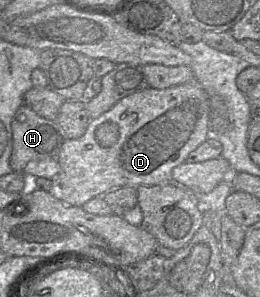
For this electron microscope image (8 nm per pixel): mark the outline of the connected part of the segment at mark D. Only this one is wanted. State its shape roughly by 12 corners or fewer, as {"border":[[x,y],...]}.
{"border":[[196,79],[127,96],[65,140],[53,192],[82,207],[174,183],[209,138]]}

